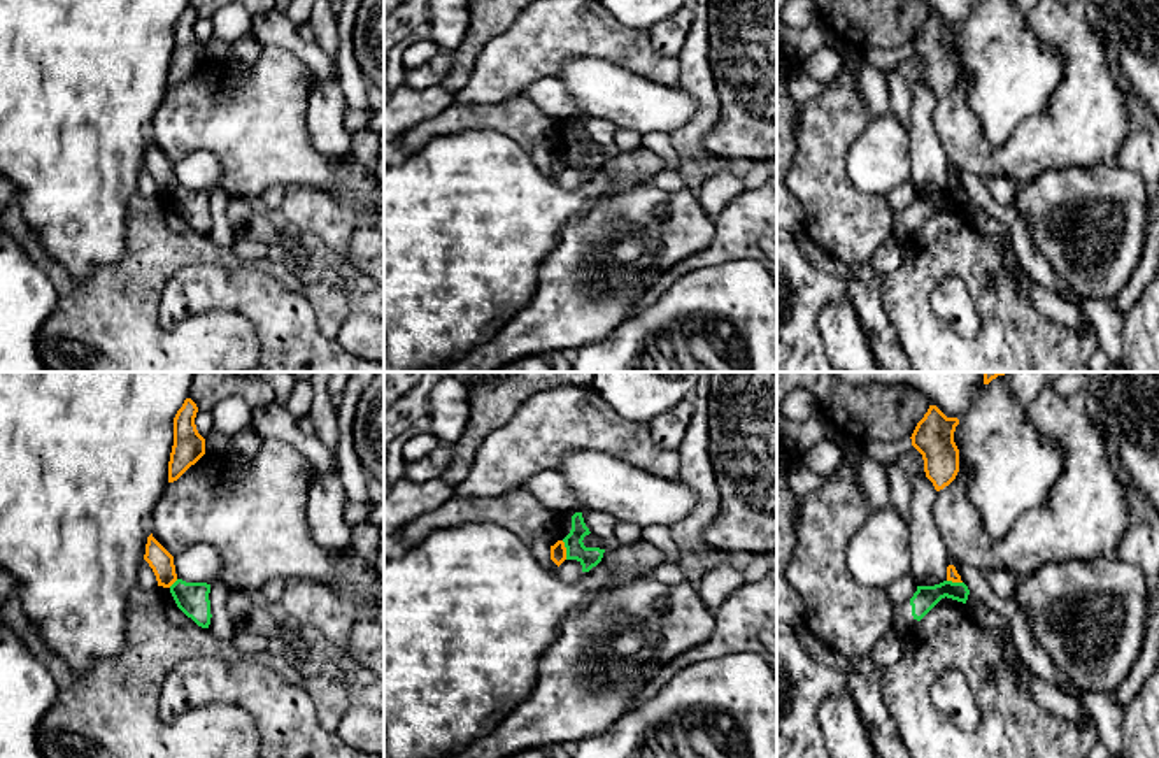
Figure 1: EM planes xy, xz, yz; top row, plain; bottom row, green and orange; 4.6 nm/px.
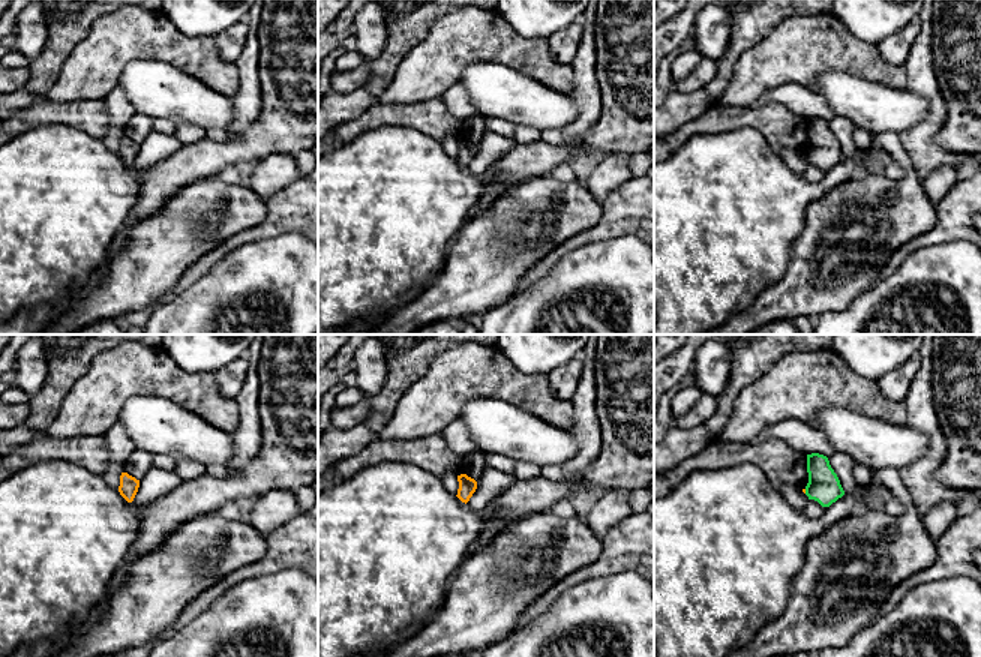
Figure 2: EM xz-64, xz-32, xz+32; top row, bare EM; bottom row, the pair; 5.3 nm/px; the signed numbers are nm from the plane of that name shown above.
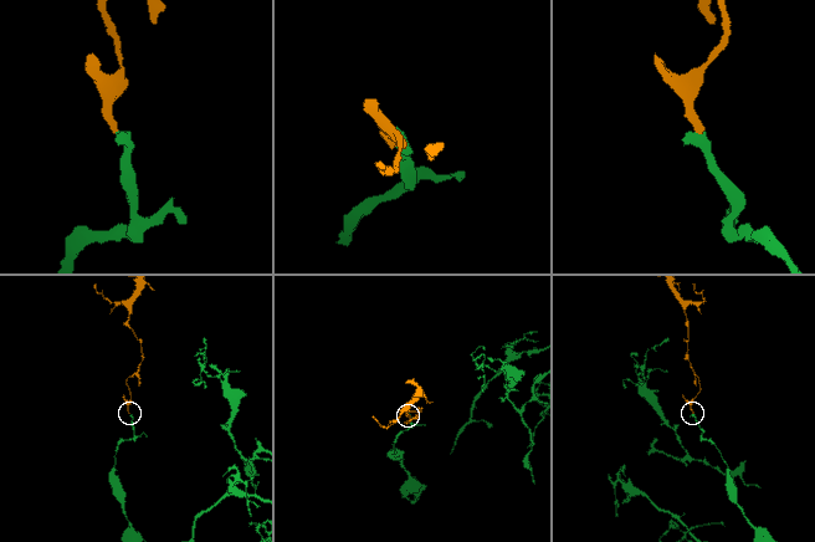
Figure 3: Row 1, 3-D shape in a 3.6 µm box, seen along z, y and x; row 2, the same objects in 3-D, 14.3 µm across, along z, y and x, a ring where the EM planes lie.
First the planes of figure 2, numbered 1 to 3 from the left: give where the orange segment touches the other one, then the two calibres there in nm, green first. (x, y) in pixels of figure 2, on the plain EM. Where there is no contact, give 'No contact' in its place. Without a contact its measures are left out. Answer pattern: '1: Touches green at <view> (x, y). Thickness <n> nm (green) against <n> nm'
1: No contact
2: No contact
3: Touches green at xz+32 (806, 155). Thickness 180 nm (green) against 20 nm

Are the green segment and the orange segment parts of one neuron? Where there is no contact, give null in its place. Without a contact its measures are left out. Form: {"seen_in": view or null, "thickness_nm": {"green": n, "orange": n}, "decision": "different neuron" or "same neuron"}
{"seen_in": "xz", "thickness_nm": {"green": 100, "orange": 80}, "decision": "different neuron"}

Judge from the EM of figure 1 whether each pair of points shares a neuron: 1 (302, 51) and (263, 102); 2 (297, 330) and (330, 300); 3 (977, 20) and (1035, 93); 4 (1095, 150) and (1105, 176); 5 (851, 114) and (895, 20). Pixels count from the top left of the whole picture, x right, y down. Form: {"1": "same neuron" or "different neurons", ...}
{"1": "different neurons", "2": "different neurons", "3": "same neuron", "4": "different neurons", "5": "different neurons"}

